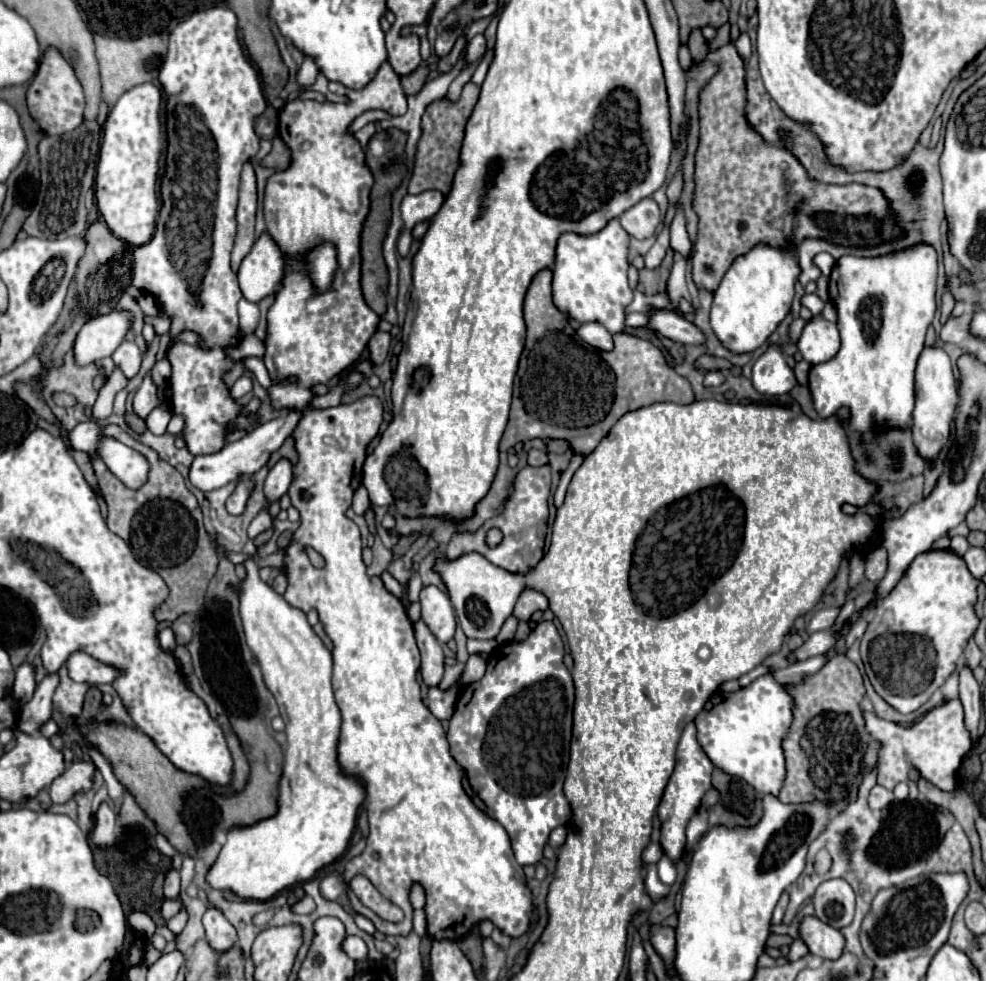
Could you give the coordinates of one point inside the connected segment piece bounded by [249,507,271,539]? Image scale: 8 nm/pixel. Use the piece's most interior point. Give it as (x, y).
(262, 521)

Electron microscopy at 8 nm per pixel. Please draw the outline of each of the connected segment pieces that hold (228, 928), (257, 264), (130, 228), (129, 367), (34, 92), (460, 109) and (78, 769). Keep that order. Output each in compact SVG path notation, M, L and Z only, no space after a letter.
M207 909L207 913L203 915L203 927L207 933L205 939L209 947L219 955L229 951L237 943L235 927L225 919L225 915L219 909Z
M263 233L237 271L243 297L251 303L259 303L269 293L275 293L281 285L285 263L285 255L273 243L269 233Z
M143 83L129 89L113 107L105 121L101 155L95 177L95 199L99 213L115 237L139 247L149 243L155 231L161 209L159 199L159 159L161 141L161 89L153 83Z
M124 340L113 353L115 367L119 367L127 379L135 377L141 367L141 351L134 341Z
M47 49L41 59L39 71L27 89L27 107L31 117L39 123L45 135L63 135L79 127L83 121L83 109L85 109L83 89L71 65L55 49Z
M467 83L463 87L461 99L457 103L449 101L449 99L439 99L435 103L431 103L423 115L423 123L421 123L421 139L417 145L417 153L415 153L415 167L413 167L413 175L409 179L409 187L421 187L421 189L439 189L443 195L447 195L449 187L451 187L451 179L453 173L457 169L459 163L459 149L461 149L461 141L463 141L463 129L465 123L477 103L479 97L479 87L475 83Z
M75 761L61 777L51 783L49 795L53 803L67 803L77 793L87 793L93 787L95 765L91 761Z

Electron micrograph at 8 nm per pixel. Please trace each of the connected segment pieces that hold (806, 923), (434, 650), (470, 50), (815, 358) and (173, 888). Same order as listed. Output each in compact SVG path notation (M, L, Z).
M805 917L801 921L799 933L813 955L819 955L823 959L839 959L843 955L845 937L841 931L829 927L817 917Z
M423 621L415 623L415 639L421 651L421 677L425 685L437 687L443 677L443 651Z
M483 33L475 35L469 43L467 43L467 51L465 51L465 61L477 61L479 57L483 57L487 51L487 39Z
M821 315L813 317L805 325L805 331L803 331L797 347L803 355L803 359L811 365L831 361L841 347L837 325L821 319Z
M171 869L171 871L165 875L163 895L165 895L165 899L169 899L169 901L179 901L181 887L179 887L179 871L177 871L177 869Z

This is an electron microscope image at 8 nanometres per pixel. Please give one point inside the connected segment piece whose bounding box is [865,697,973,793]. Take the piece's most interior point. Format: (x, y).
(935, 746)

